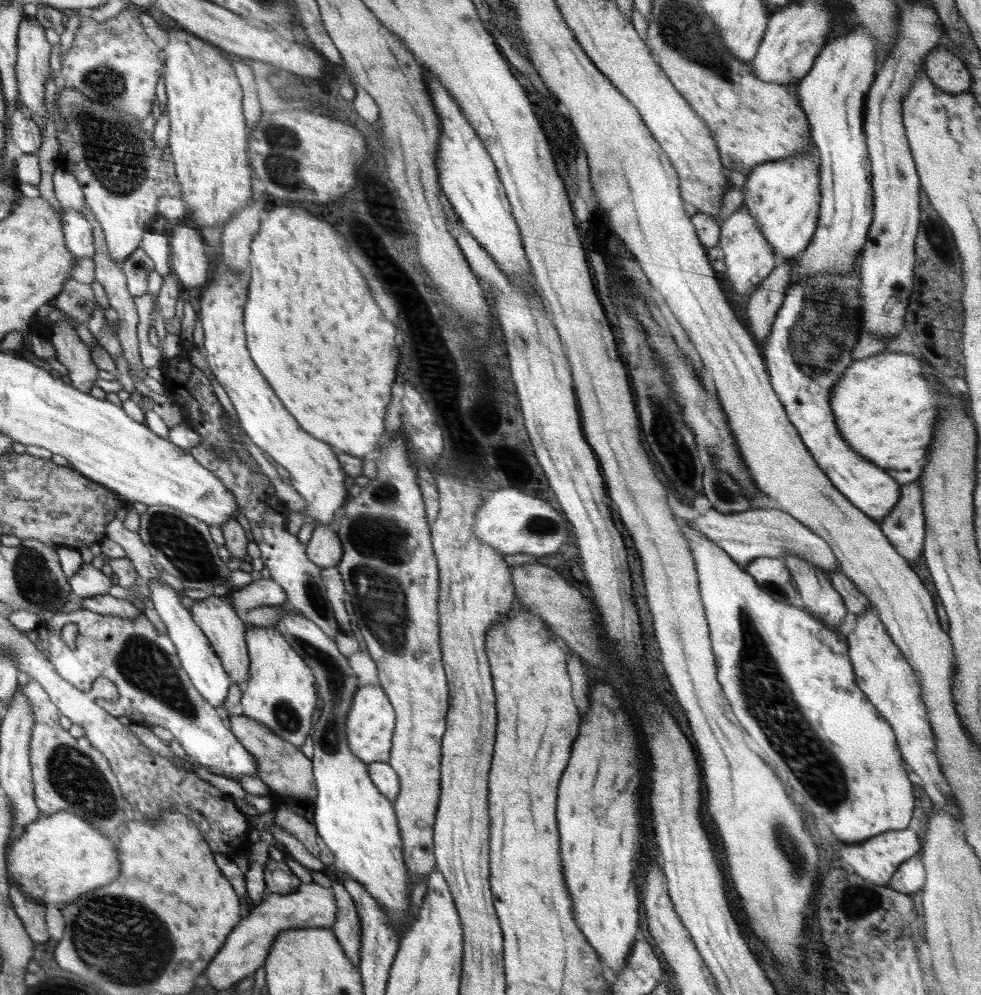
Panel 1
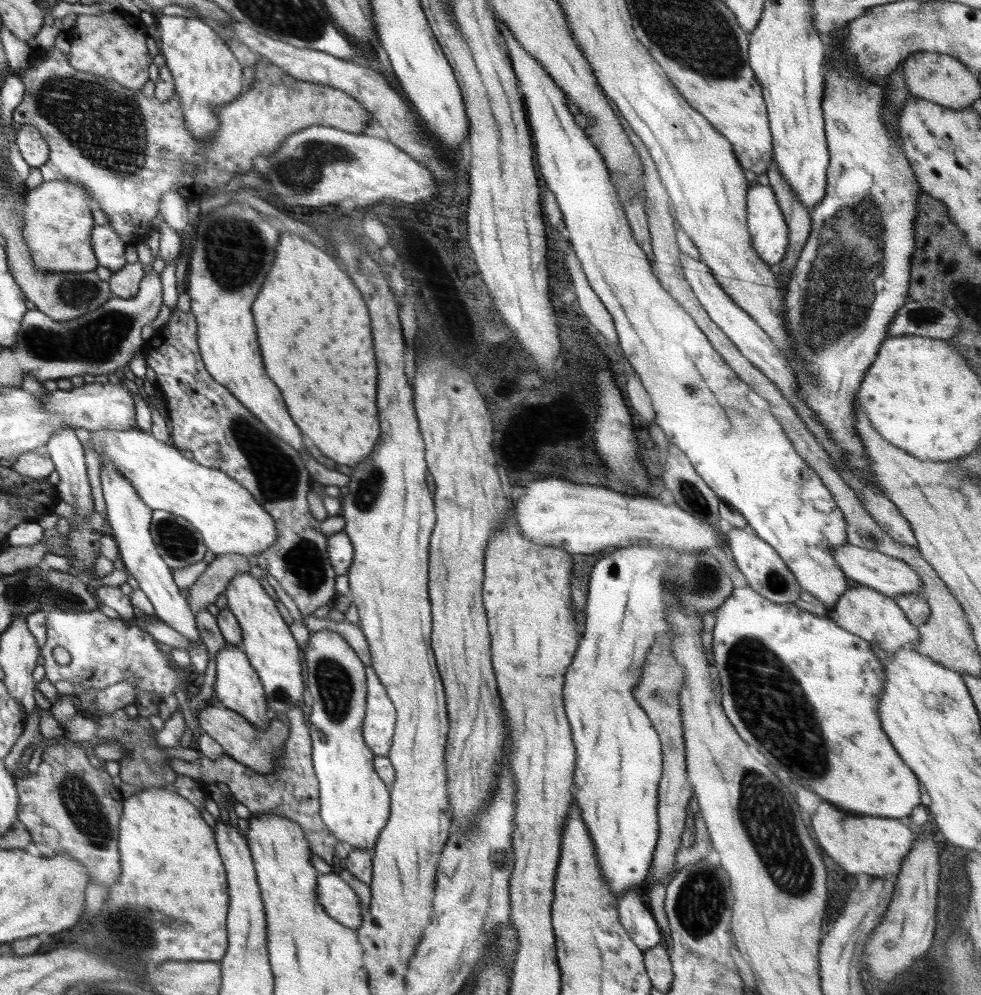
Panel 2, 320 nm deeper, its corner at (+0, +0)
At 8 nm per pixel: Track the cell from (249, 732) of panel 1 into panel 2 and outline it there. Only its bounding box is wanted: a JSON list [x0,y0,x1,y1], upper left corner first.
[193,707,289,773]

